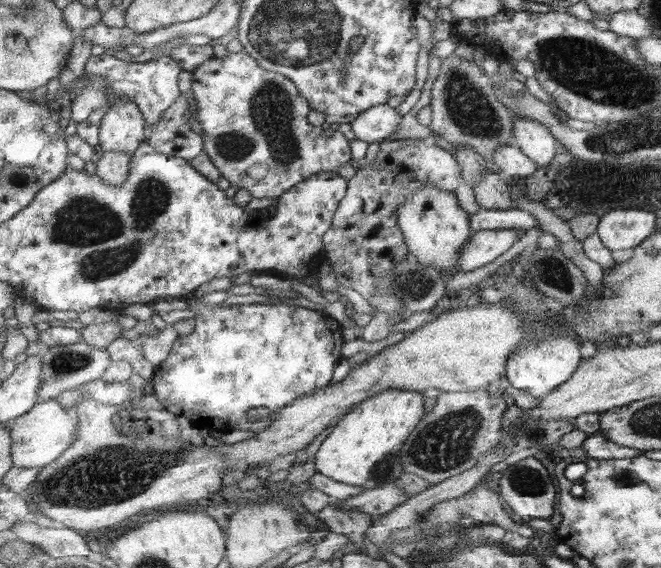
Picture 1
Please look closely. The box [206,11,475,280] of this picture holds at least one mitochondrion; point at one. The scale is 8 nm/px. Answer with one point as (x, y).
(271, 105)

